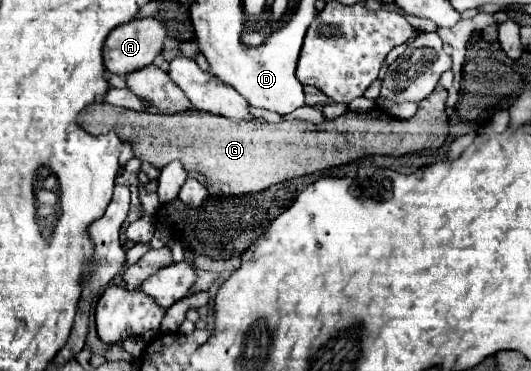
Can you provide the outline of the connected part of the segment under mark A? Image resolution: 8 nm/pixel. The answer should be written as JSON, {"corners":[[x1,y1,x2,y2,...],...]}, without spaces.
{"corners":[[154,17,132,19,128,23,118,25,118,29,114,29,114,33,110,33,106,37,106,43,102,49,106,71,114,73,114,75,126,75,126,73,132,73,134,69,142,69,142,67,150,65,160,55,164,39,166,39,166,29]]}

